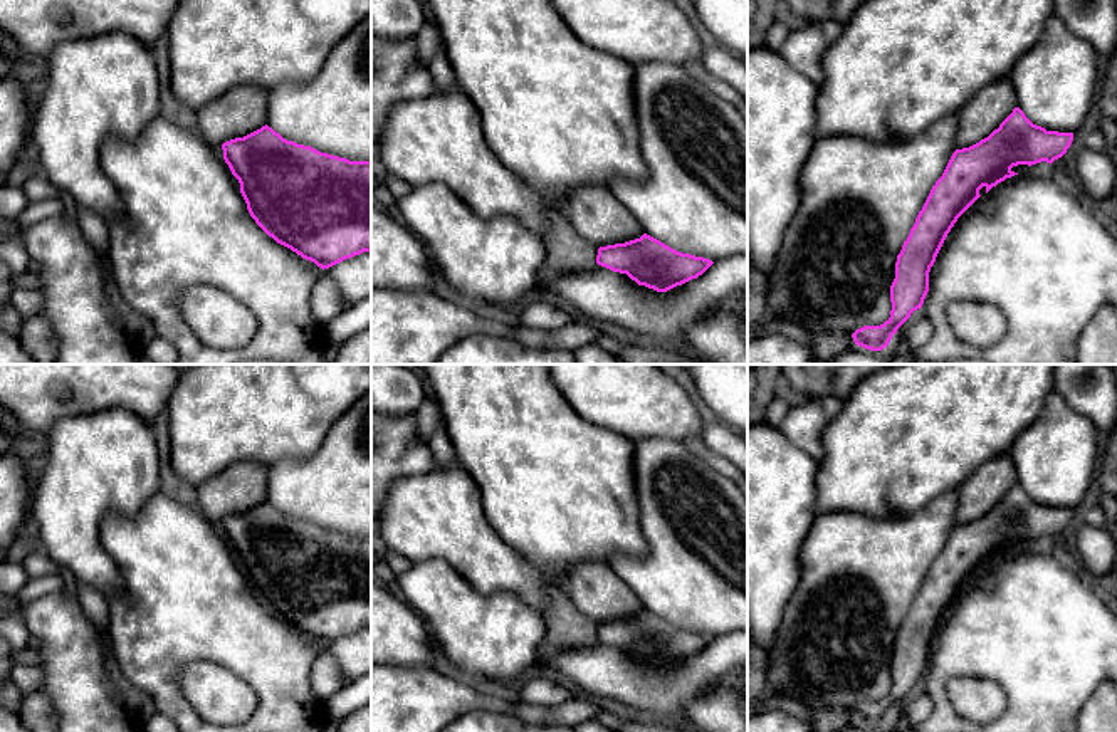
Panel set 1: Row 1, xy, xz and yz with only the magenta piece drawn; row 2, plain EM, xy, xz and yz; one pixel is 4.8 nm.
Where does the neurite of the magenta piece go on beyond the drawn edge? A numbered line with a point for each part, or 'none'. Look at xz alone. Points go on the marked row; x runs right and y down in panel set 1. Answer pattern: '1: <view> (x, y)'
none

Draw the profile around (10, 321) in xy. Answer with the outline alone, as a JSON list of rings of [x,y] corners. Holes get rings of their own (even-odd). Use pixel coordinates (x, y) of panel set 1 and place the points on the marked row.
[[[10,304],[3,307],[3,311],[0,312],[0,327],[12,334],[12,336],[18,336],[22,322],[24,322],[24,316],[20,316]]]

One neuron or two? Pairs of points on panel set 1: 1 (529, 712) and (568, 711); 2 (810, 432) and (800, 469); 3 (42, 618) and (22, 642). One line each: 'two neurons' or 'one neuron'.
1: one neuron
2: two neurons
3: two neurons

